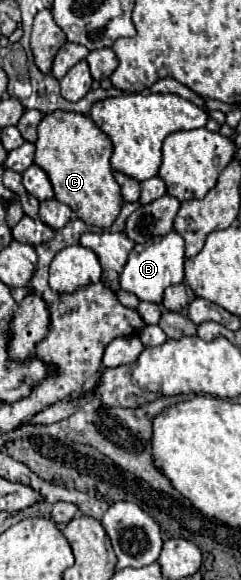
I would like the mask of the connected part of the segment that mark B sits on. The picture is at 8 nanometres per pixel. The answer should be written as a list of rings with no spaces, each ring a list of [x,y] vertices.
[[[172,230],[166,236],[154,236],[144,244],[136,244],[128,254],[128,262],[120,274],[120,288],[136,294],[140,300],[160,304],[164,290],[184,282],[184,240]]]

